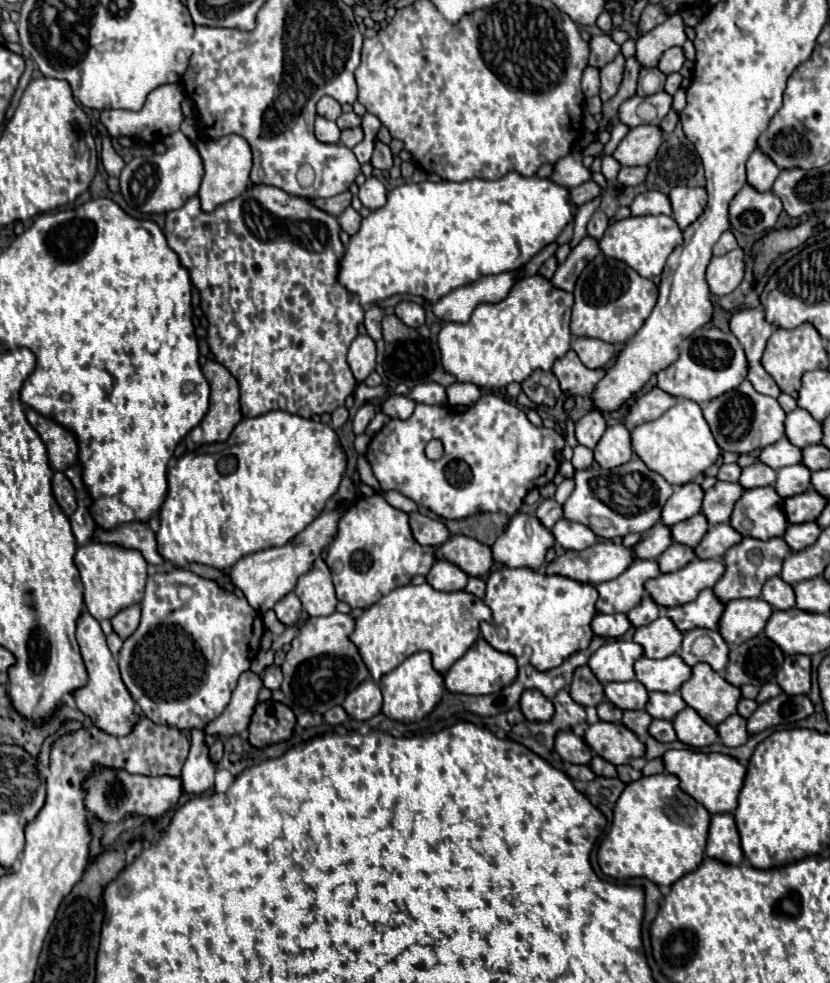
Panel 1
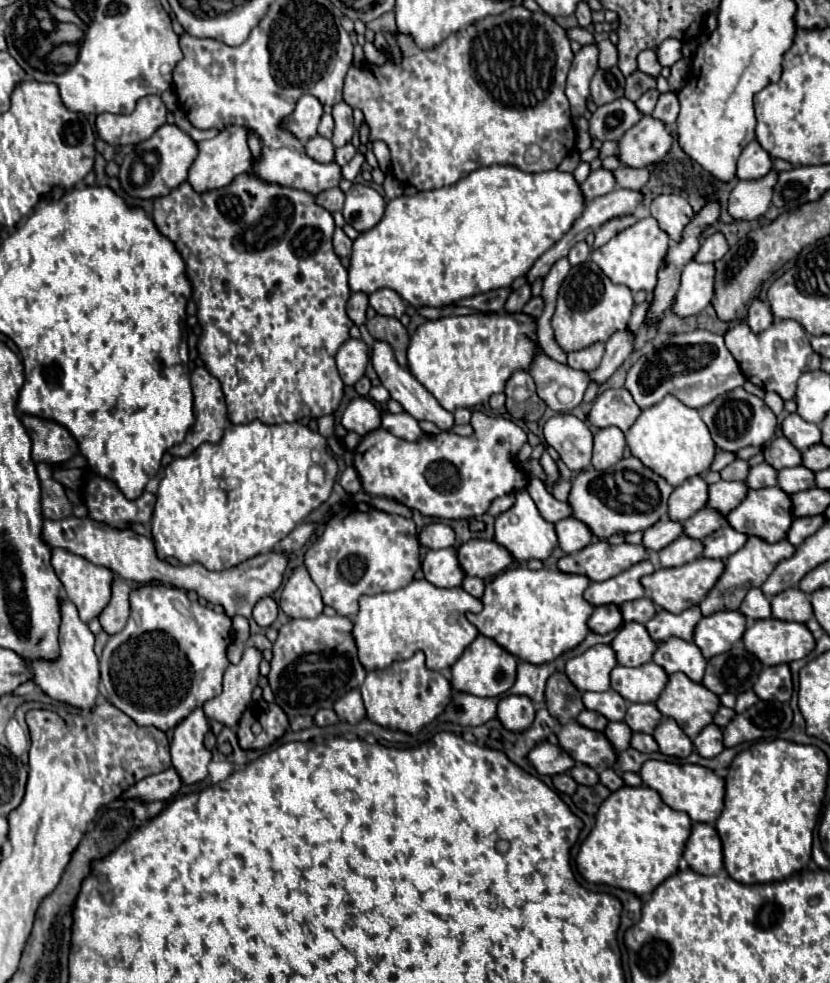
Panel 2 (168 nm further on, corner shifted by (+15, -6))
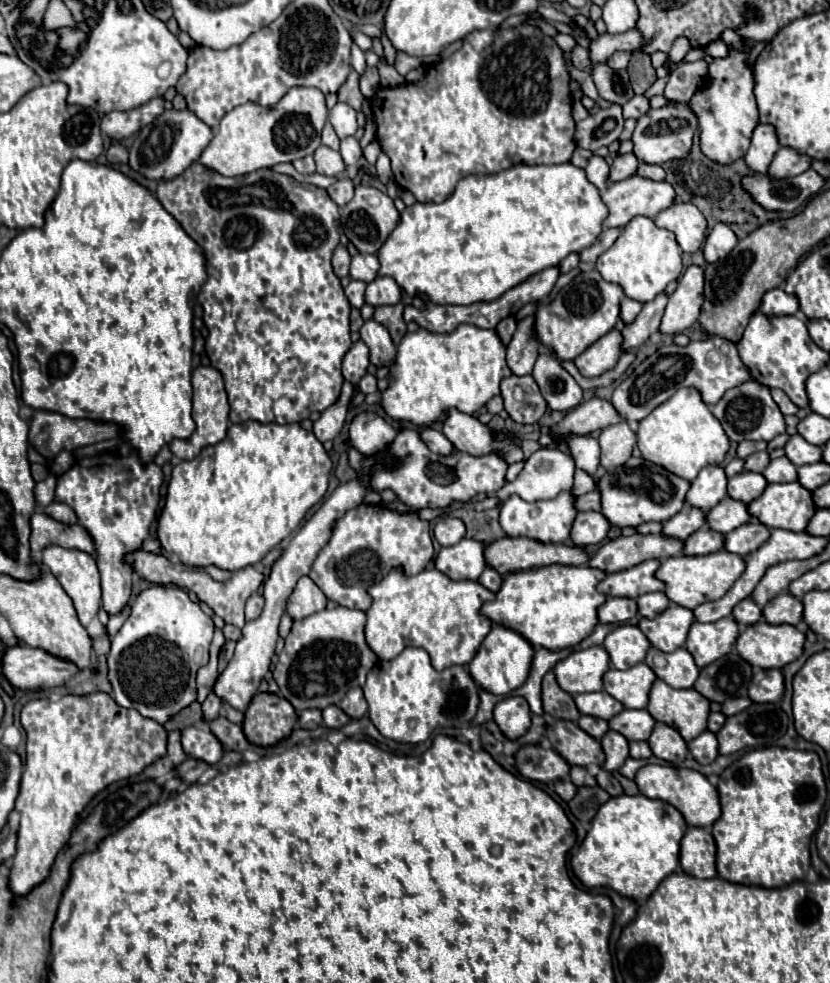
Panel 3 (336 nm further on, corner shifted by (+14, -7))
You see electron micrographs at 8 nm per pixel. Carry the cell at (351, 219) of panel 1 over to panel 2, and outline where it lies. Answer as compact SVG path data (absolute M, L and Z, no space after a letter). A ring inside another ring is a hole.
M335 228L335 234L333 234L333 248L335 248L335 254L337 256L349 256L351 254L351 238L343 232L343 228Z

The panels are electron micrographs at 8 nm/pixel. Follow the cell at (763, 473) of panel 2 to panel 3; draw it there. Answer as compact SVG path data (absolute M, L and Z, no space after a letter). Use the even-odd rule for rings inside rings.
M780 457L780 459L770 461L770 467L766 467L764 475L766 475L768 483L796 481L798 479L798 467L788 457Z

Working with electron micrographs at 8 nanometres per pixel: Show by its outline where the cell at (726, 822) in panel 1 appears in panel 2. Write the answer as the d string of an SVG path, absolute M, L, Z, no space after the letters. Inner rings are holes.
M693 824L683 858L699 874L719 874L723 870L723 846L715 826Z

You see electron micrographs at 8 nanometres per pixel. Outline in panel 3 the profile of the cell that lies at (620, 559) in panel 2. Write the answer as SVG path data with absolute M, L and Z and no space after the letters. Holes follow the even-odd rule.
M636 533L632 537L618 537L614 541L608 541L592 555L588 565L602 569L606 573L616 573L634 567L646 559L664 561L668 557L682 555L682 551L684 551L682 539L666 537L664 533L658 535Z

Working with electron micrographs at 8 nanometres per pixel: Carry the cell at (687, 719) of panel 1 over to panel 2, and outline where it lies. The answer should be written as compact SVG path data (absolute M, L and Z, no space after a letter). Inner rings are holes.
M665 718L661 726L653 732L653 738L659 744L659 750L667 756L677 756L677 758L687 758L693 752L693 742L691 738L679 728L679 724L673 718Z

